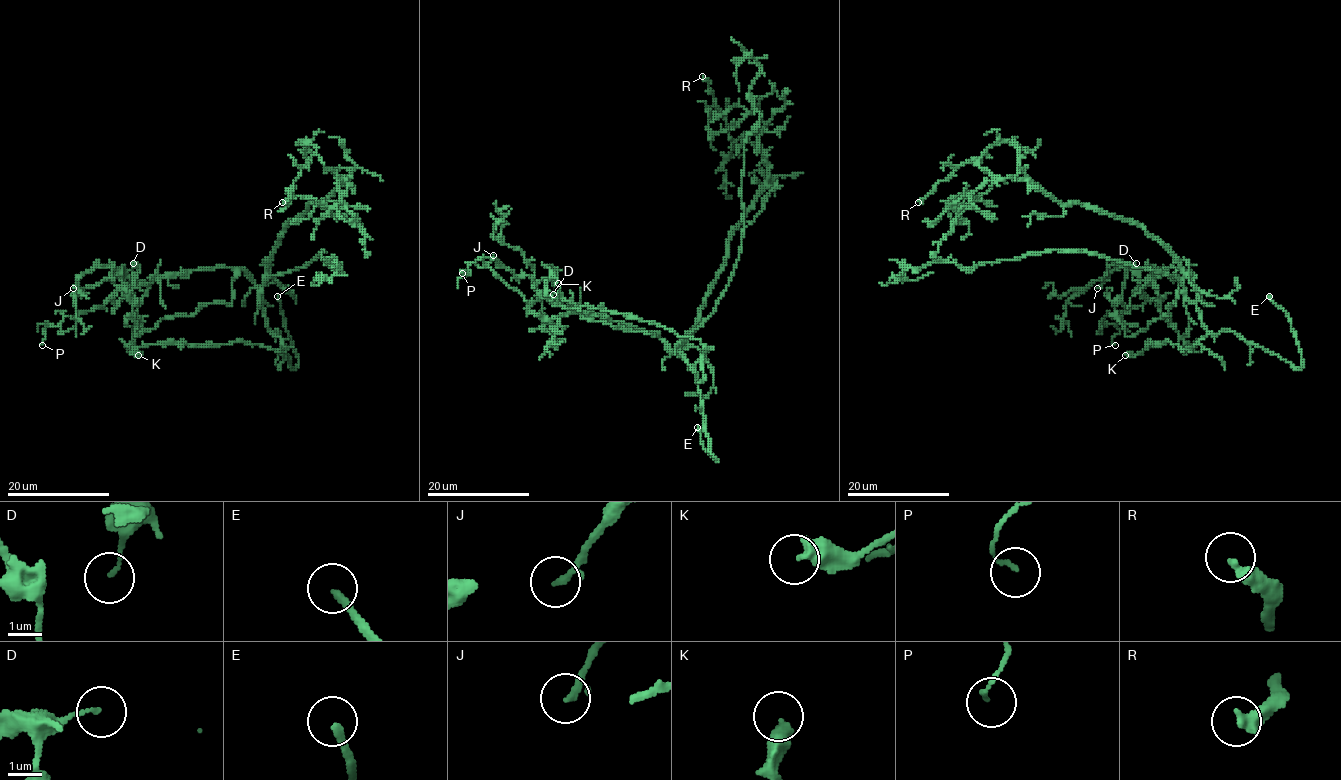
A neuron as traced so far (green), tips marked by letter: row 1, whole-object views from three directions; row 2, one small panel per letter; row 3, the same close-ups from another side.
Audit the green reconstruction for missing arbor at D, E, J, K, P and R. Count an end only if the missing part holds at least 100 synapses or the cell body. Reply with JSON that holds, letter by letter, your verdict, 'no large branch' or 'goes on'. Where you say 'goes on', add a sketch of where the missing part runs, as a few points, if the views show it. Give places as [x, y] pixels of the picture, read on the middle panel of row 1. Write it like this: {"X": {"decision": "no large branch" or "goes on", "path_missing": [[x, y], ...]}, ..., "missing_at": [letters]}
{"D": {"decision": "no large branch"}, "E": {"decision": "goes on", "path_missing": [[697, 427], [687, 393], [682, 341], [686, 301], [676, 262], [656, 240], [656, 235]]}, "J": {"decision": "no large branch"}, "K": {"decision": "no large branch"}, "P": {"decision": "no large branch"}, "R": {"decision": "no large branch"}, "missing_at": ["E"]}

